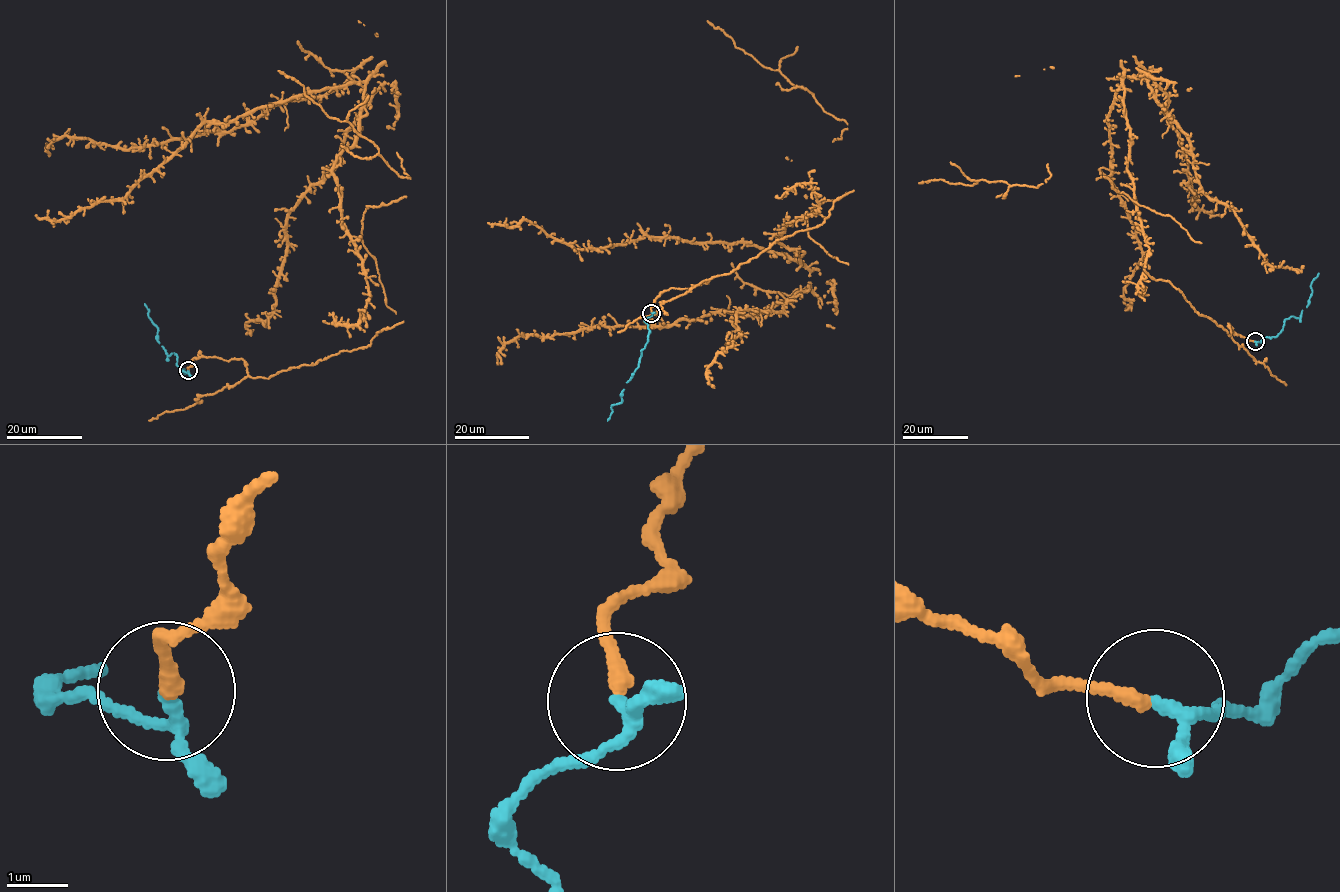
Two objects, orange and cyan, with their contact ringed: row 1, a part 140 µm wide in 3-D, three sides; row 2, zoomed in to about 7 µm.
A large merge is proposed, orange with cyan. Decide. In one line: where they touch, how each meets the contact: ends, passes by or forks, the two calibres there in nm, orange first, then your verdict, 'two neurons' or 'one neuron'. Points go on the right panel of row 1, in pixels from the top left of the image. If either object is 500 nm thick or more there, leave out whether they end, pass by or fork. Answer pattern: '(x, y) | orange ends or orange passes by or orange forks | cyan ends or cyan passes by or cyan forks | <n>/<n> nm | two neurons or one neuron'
(1255, 341) | orange ends | cyan passes by | 240/160 nm | one neuron

